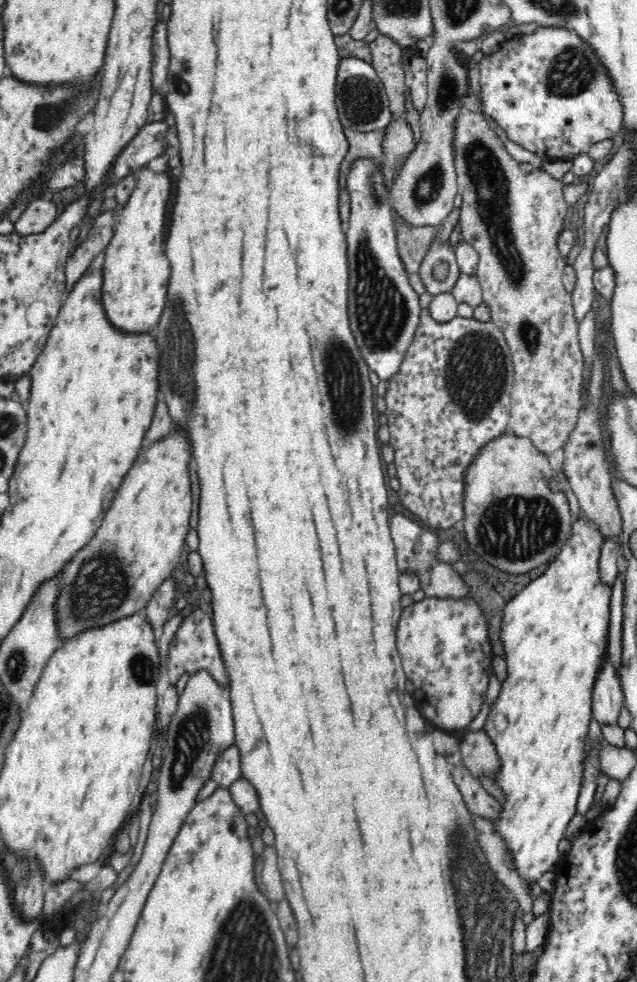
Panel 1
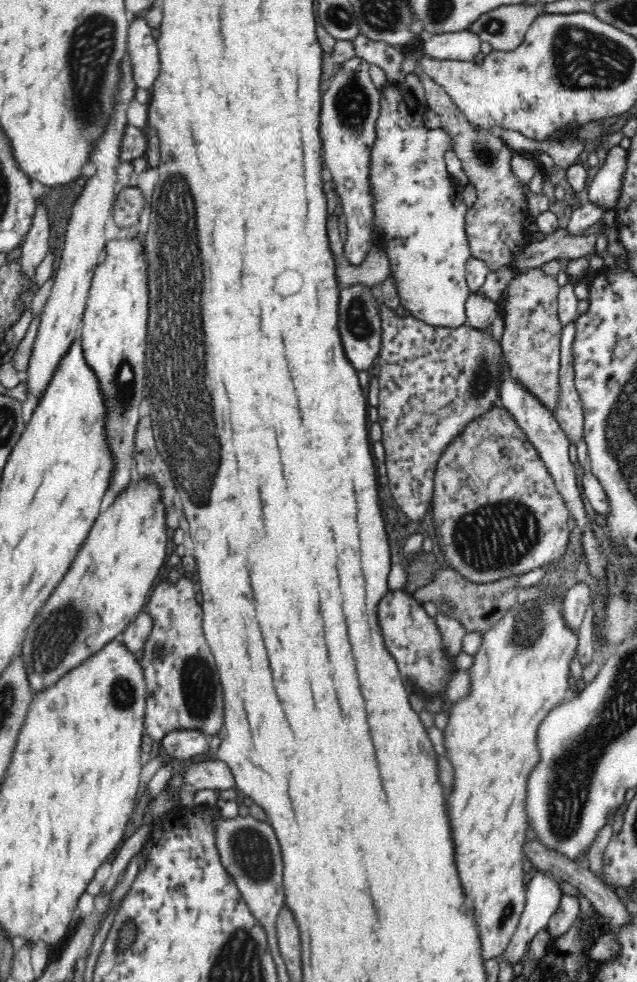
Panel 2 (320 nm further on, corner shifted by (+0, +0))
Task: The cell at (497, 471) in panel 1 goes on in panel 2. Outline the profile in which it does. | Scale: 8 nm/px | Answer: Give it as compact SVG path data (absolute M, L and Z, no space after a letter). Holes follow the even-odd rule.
M498 403L474 420L442 452L434 472L432 518L438 546L454 572L475 584L522 576L560 559L569 544L568 515L563 496L547 466L512 415Z

